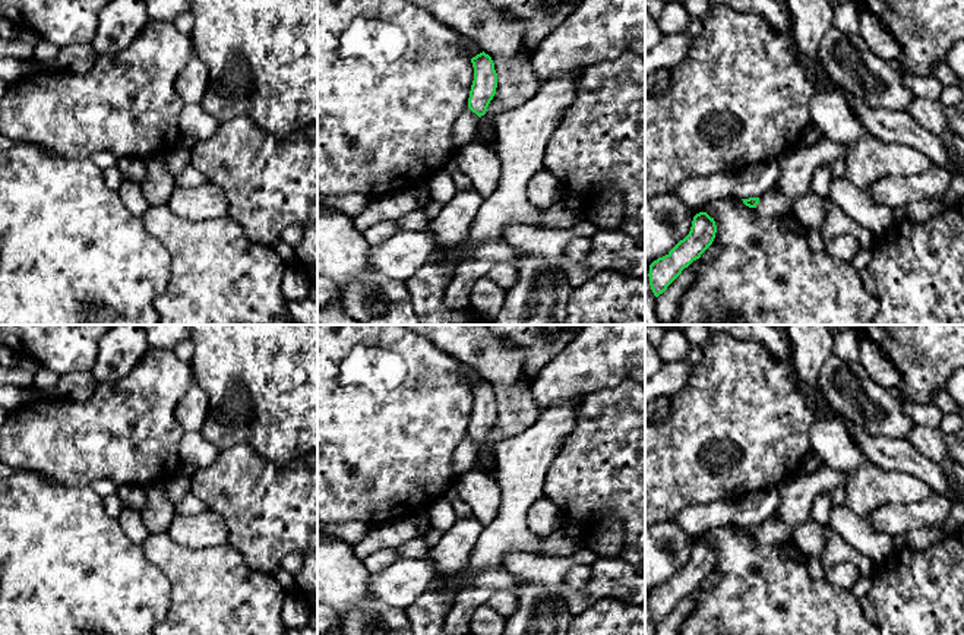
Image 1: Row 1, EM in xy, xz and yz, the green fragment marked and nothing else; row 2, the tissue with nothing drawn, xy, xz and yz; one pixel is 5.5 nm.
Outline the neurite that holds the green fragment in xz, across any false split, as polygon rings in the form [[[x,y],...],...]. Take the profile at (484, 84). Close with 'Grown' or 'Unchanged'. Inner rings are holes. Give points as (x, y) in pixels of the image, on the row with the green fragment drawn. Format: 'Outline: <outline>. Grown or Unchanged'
Outline: [[[484,51],[471,59],[474,67],[474,80],[470,91],[468,108],[478,116],[477,133],[483,135],[490,127],[490,119],[486,116],[487,107],[497,88],[497,73],[494,63]]]. Grown

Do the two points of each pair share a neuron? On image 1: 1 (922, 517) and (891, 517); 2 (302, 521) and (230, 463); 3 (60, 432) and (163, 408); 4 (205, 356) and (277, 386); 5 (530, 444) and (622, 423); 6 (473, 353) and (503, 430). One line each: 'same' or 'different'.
1: same
2: same
3: same
4: same
5: different
6: same

